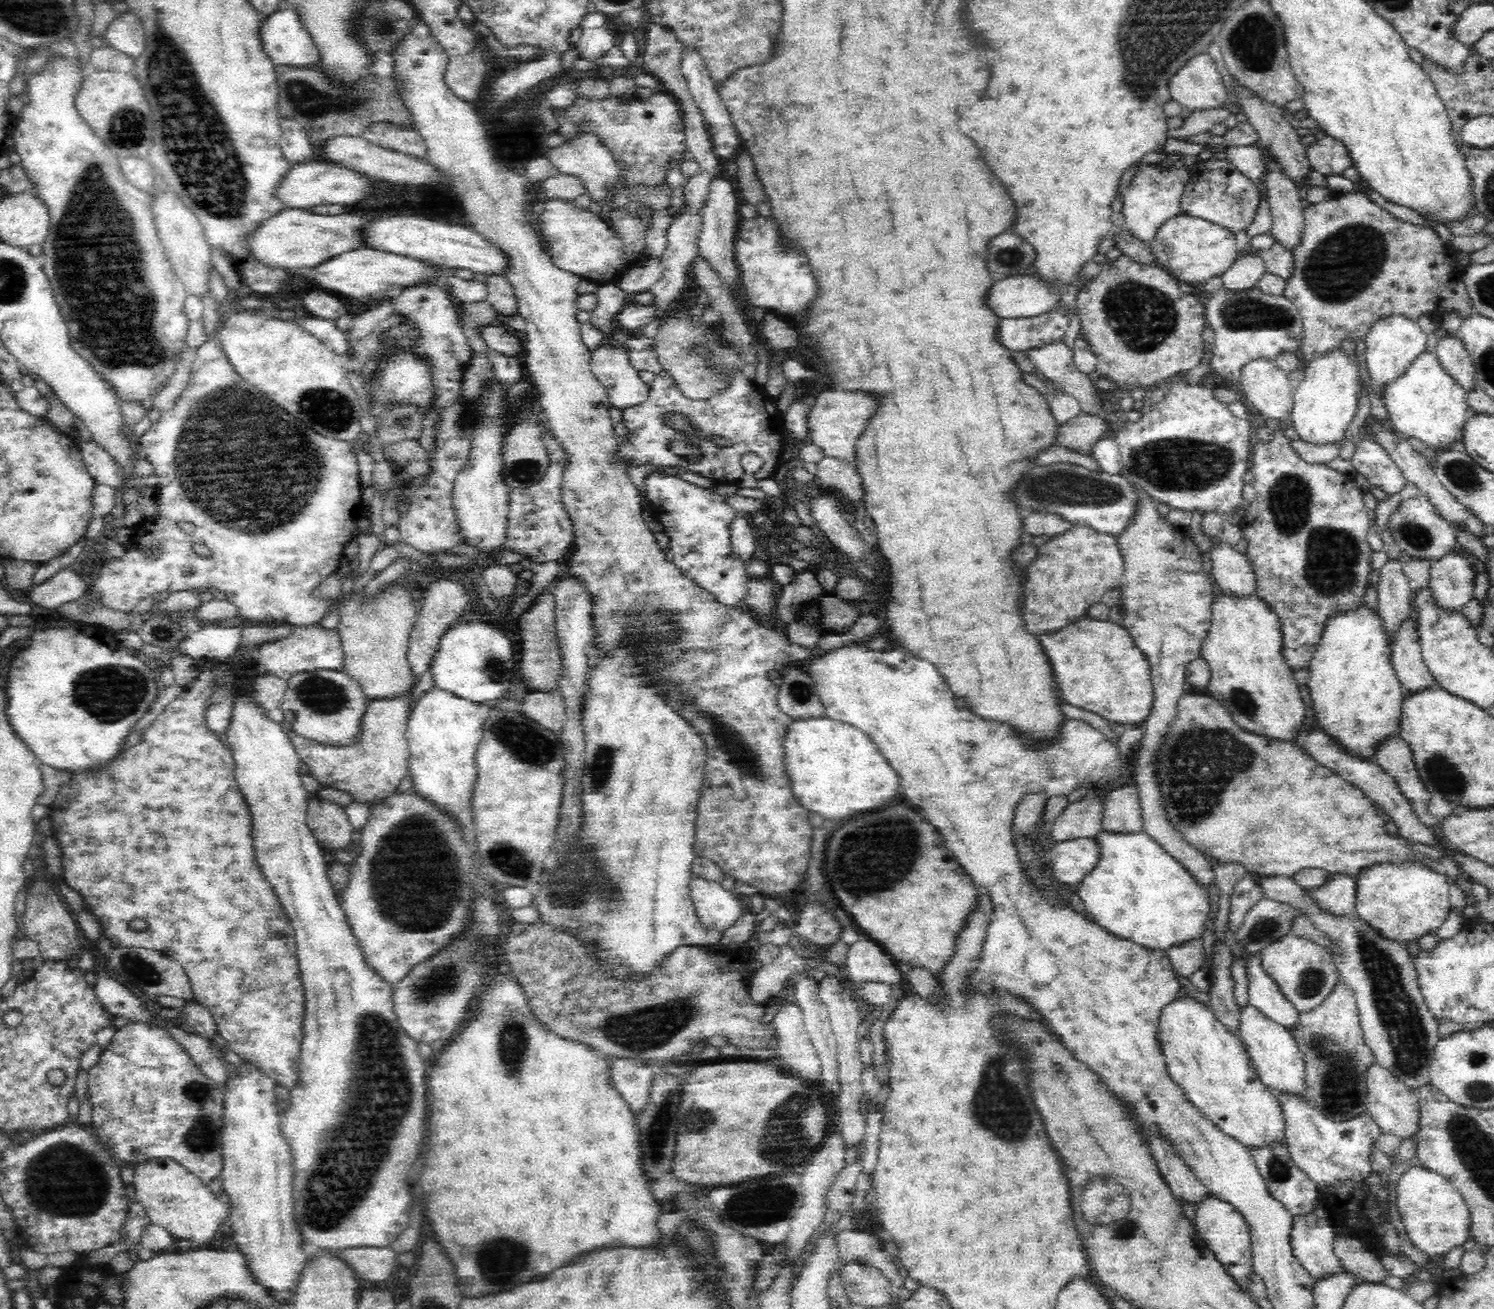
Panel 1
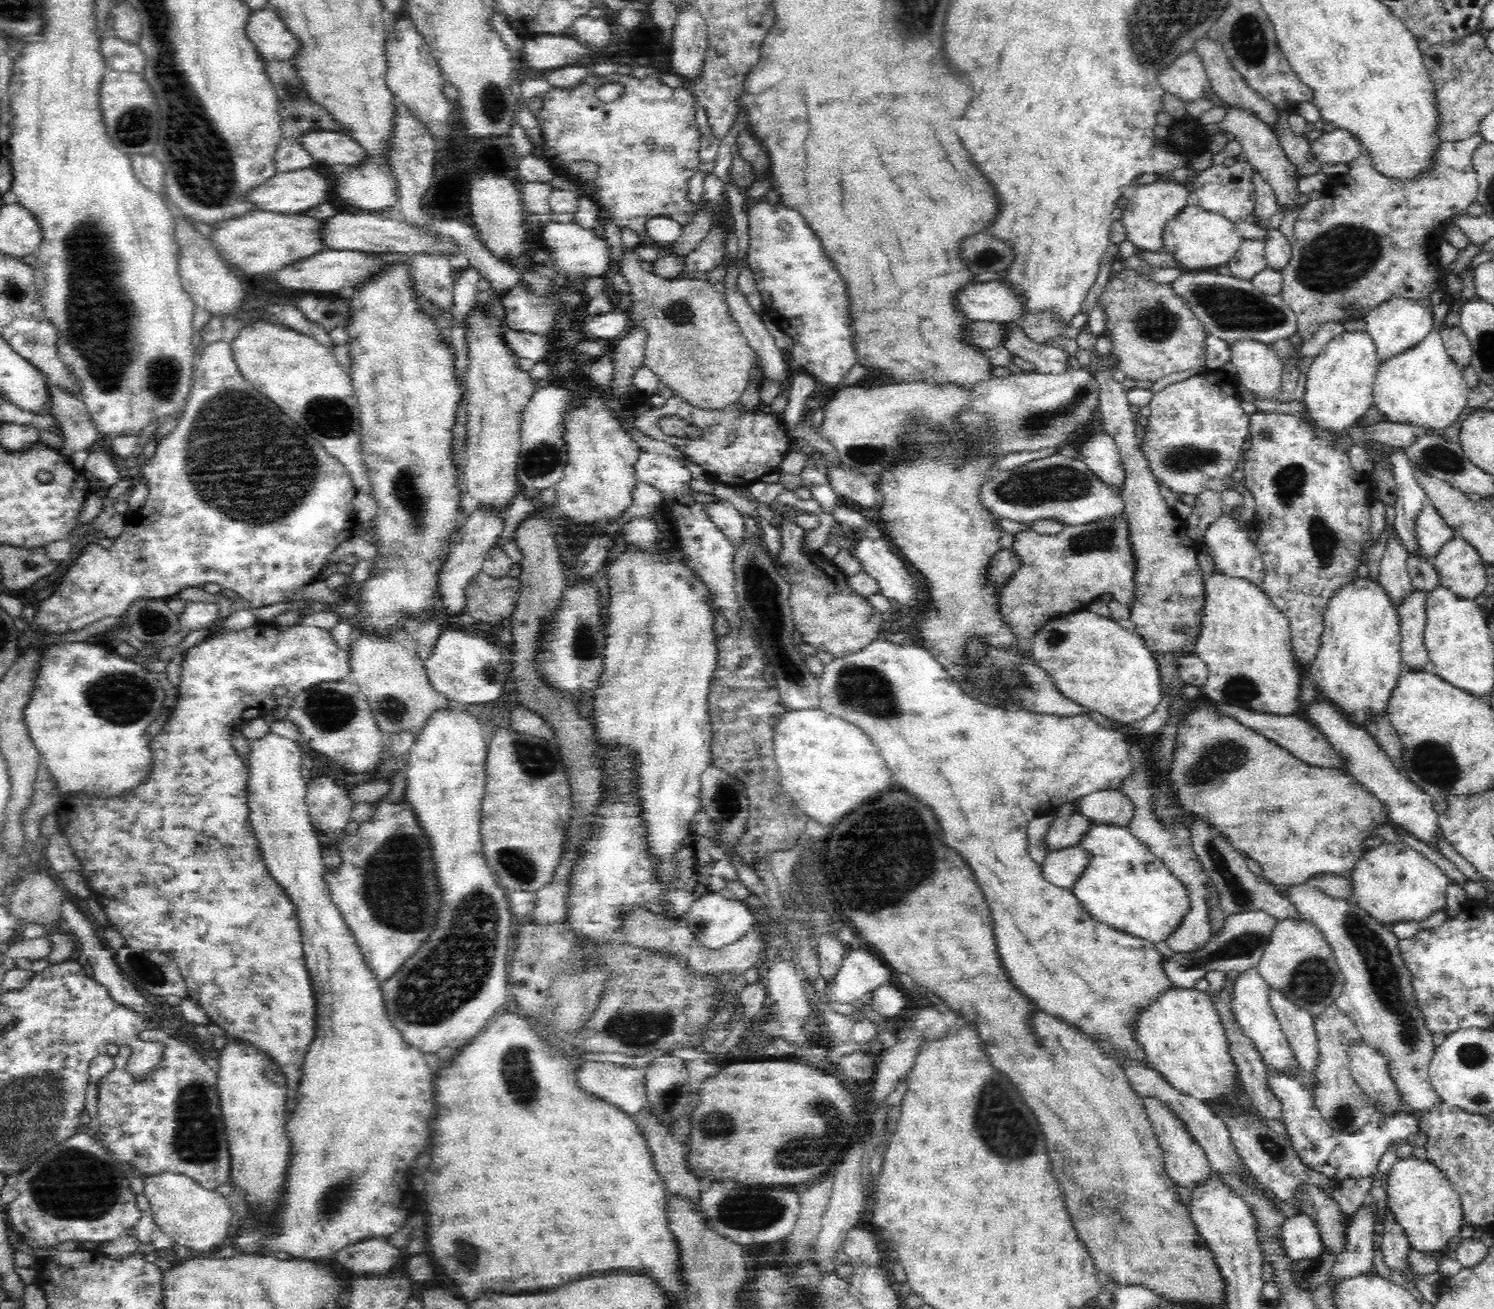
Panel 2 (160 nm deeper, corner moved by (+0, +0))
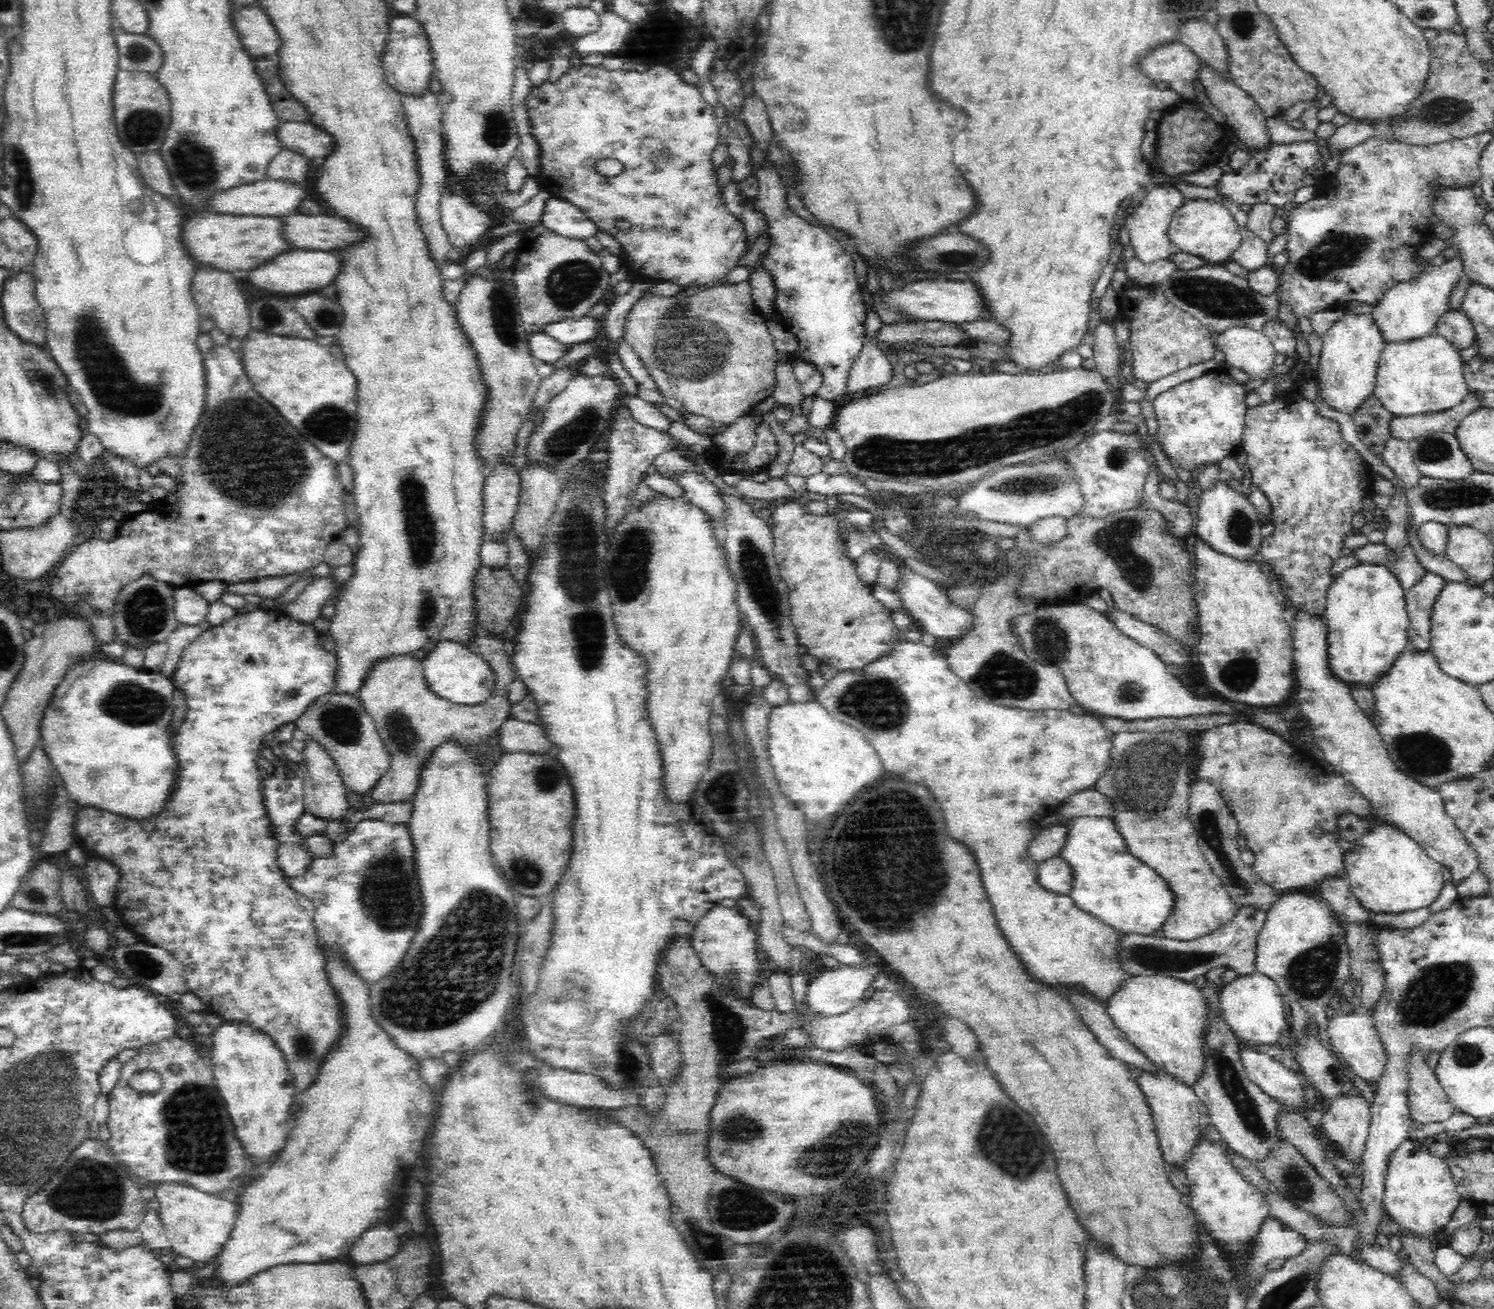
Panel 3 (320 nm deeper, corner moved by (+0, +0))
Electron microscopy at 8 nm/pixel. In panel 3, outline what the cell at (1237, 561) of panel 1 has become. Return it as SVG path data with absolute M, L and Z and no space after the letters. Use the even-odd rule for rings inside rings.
M1218 480L1212 488L1200 496L1193 496L1194 515L1193 535L1205 540L1218 553L1234 557L1238 561L1258 560L1262 523L1258 519L1258 510L1250 502L1248 491L1243 491L1235 482Z

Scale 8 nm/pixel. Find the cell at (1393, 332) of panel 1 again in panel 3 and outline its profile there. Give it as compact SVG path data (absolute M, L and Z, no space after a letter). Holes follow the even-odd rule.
M1459 258L1446 260L1442 265L1433 268L1433 270L1424 270L1415 278L1415 281L1402 282L1394 286L1388 290L1380 303L1375 305L1373 320L1376 321L1377 327L1387 342L1410 341L1435 334L1437 322L1449 309L1450 296L1458 288L1465 272Z

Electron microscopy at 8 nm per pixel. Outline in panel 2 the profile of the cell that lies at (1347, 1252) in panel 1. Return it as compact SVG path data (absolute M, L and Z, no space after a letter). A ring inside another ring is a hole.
M1315 1184L1305 1185L1300 1189L1299 1198L1303 1201L1302 1213L1317 1221L1325 1248L1329 1248L1330 1253L1336 1257L1342 1255L1348 1241L1339 1204Z

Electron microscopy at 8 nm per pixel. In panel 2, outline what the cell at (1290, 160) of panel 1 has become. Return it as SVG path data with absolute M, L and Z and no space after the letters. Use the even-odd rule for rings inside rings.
M1209 37L1202 38L1196 42L1194 49L1200 55L1206 74L1208 75L1210 83L1212 83L1213 91L1218 95L1220 100L1224 100L1229 106L1235 106L1240 110L1252 113L1260 122L1263 122L1268 129L1270 129L1275 135L1279 134L1278 126L1280 123L1280 110L1272 101L1268 98L1260 95L1258 91L1254 90L1244 80L1244 77L1232 66L1232 63L1228 60L1224 49L1221 45Z

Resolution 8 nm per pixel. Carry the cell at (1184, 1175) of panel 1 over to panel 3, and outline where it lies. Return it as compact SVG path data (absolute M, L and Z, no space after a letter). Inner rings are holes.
M1158 1068L1156 1074L1147 1070L1139 1070L1135 1077L1150 1107L1166 1165L1168 1167L1177 1164L1178 1166L1184 1165L1199 1141L1201 1125L1198 1108L1202 1104L1201 1100L1191 1086L1185 1085L1173 1074L1165 1072L1163 1069Z

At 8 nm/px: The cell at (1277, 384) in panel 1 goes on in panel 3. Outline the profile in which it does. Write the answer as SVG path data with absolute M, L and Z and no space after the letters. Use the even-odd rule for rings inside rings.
M1232 326L1215 335L1215 345L1225 356L1225 363L1248 372L1254 379L1267 378L1267 371L1277 356L1270 339L1249 326Z

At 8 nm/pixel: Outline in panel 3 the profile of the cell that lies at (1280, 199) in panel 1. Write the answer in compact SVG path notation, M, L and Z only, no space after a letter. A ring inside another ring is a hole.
M1200 62L1198 80L1200 80L1210 102L1226 116L1226 123L1233 128L1239 140L1244 142L1246 150L1255 148L1258 151L1262 151L1272 143L1270 135L1268 135L1263 110L1260 110L1260 107L1256 105L1256 101L1251 96L1248 96L1245 90L1236 86L1226 76L1221 76L1216 69L1204 65L1203 62Z

